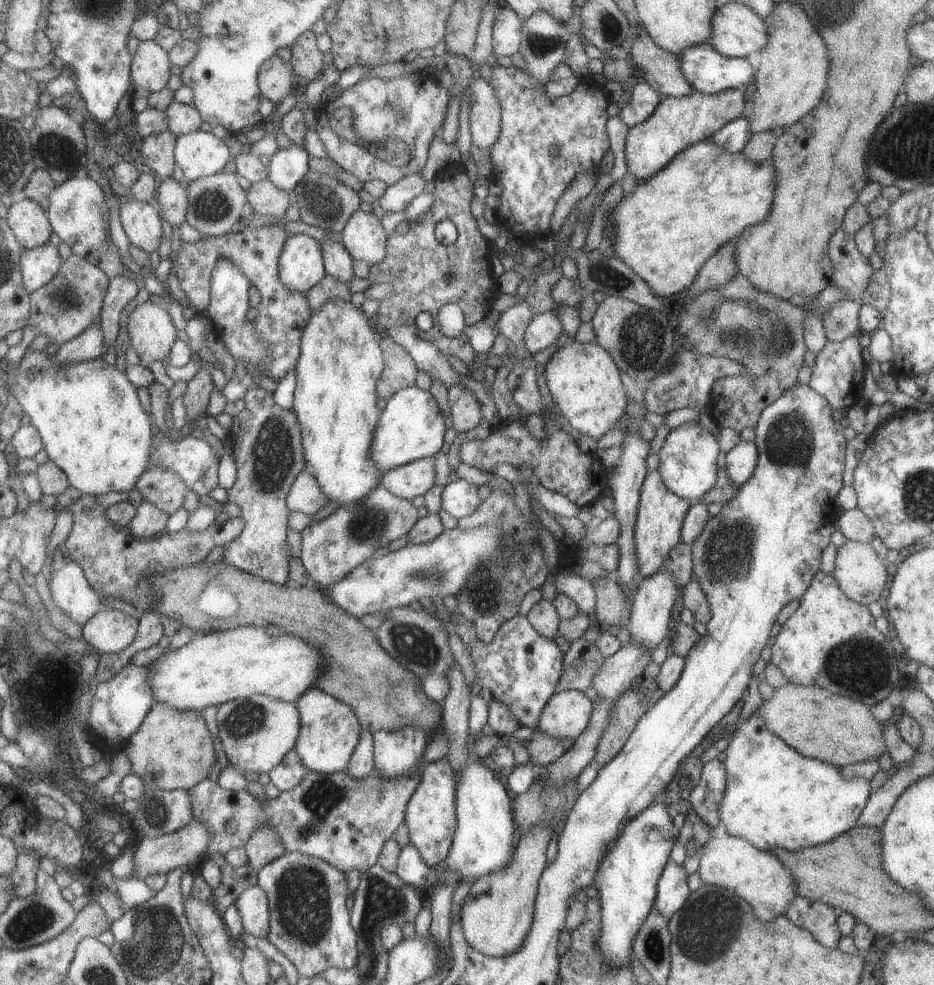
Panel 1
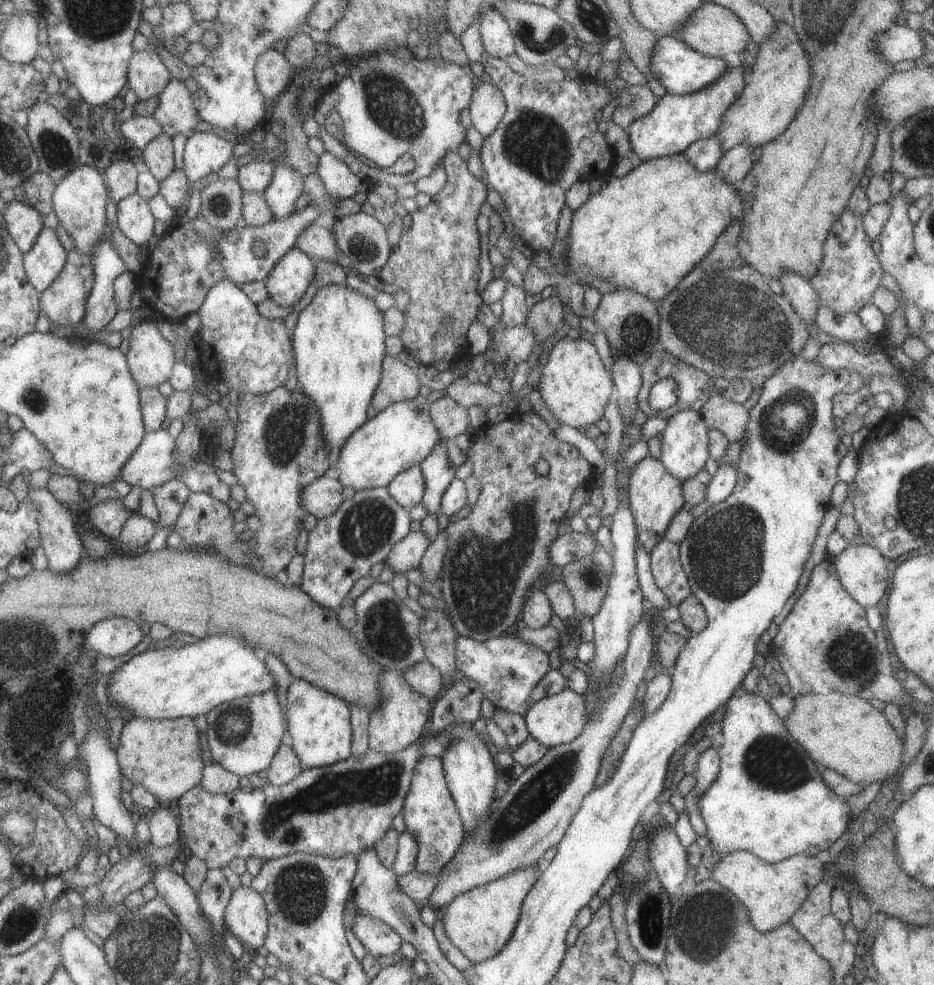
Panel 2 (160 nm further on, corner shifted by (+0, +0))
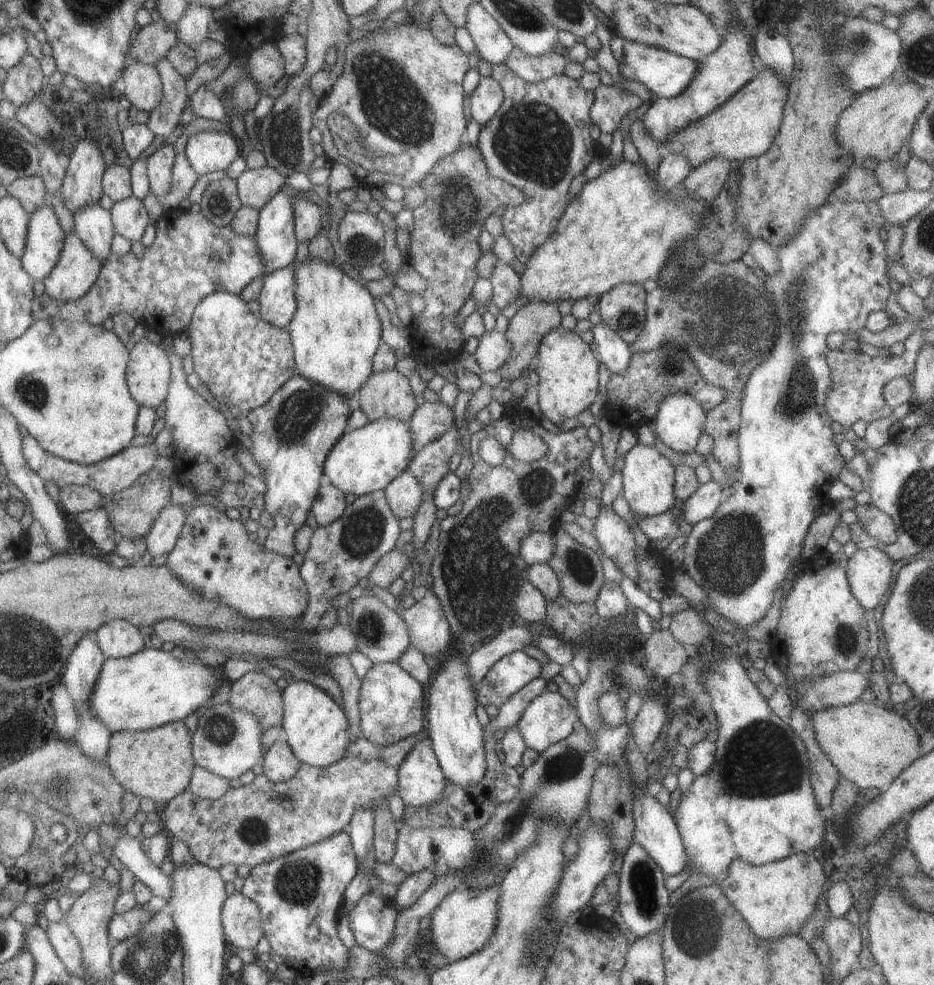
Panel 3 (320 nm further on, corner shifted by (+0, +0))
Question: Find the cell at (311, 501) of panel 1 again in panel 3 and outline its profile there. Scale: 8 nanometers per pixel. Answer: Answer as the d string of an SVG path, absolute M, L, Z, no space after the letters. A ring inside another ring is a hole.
M324 481L315 490L310 510L319 527L327 526L342 516L346 509L344 494L331 483Z

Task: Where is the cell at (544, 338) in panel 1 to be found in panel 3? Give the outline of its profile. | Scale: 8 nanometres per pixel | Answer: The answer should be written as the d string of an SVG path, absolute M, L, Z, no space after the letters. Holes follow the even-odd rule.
M496 330L485 331L474 352L475 362L481 371L495 371L510 353L510 342Z

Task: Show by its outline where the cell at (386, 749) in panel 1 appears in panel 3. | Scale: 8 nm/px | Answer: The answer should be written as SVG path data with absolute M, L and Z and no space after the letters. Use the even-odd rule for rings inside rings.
M395 661L369 667L360 678L357 706L362 735L373 744L389 746L417 735L423 728L423 686Z

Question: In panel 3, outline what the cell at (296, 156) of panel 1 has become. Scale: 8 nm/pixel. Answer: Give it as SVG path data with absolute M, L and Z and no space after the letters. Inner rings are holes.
M289 189L285 194L277 191L271 200L258 210L254 242L265 263L265 275L290 266L295 261L293 209Z

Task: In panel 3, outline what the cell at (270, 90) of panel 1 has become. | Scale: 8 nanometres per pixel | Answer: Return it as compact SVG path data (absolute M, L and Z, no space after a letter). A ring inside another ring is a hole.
M275 41L264 42L247 57L249 72L257 86L261 85L271 90L272 84L286 74L285 59Z

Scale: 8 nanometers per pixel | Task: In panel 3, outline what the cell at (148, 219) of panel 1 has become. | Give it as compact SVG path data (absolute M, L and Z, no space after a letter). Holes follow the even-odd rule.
M134 194L111 208L117 232L131 242L140 241L149 224L149 212L143 200Z

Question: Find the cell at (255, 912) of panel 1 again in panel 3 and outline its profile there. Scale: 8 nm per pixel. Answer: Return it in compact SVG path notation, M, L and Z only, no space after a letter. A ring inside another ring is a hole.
M234 892L228 897L222 921L231 947L253 950L262 936L258 906L242 892Z

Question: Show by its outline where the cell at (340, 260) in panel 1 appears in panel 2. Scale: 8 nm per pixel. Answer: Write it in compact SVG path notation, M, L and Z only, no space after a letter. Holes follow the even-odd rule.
M309 223L298 234L294 246L305 252L313 262L321 259L336 262L338 250L336 242L332 237L331 231L321 225Z

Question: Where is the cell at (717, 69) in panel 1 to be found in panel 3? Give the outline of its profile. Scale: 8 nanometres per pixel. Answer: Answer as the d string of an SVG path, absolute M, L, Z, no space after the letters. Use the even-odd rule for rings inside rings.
M624 39L623 56L618 63L620 76L631 82L639 82L653 92L656 97L673 98L686 88L689 81L697 74L697 62L687 57L674 55L655 47L648 47L633 41Z

